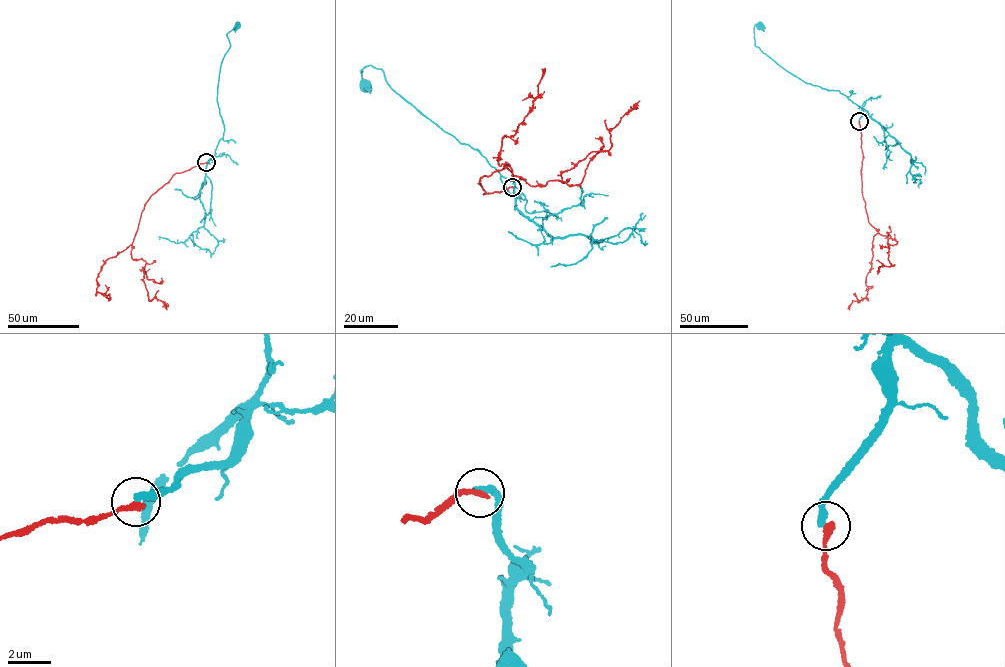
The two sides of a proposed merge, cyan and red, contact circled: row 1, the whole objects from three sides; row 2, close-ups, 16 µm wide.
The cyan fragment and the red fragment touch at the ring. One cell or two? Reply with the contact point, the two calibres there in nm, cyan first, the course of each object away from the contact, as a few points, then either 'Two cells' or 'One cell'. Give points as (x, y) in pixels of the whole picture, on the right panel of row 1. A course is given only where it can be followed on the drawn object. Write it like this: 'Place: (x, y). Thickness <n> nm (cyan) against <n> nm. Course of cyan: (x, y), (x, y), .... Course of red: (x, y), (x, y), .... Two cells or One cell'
Place: (859, 121). Thickness 320 nm (cyan) against 240 nm. Course of cyan: (859, 121), (863, 109), (846, 95), (804, 82), (755, 46), (754, 27), (760, 25). Course of red: (859, 121), (862, 196), (868, 221), (878, 232), (872, 242), (866, 297), (853, 301), (849, 309). Two cells

